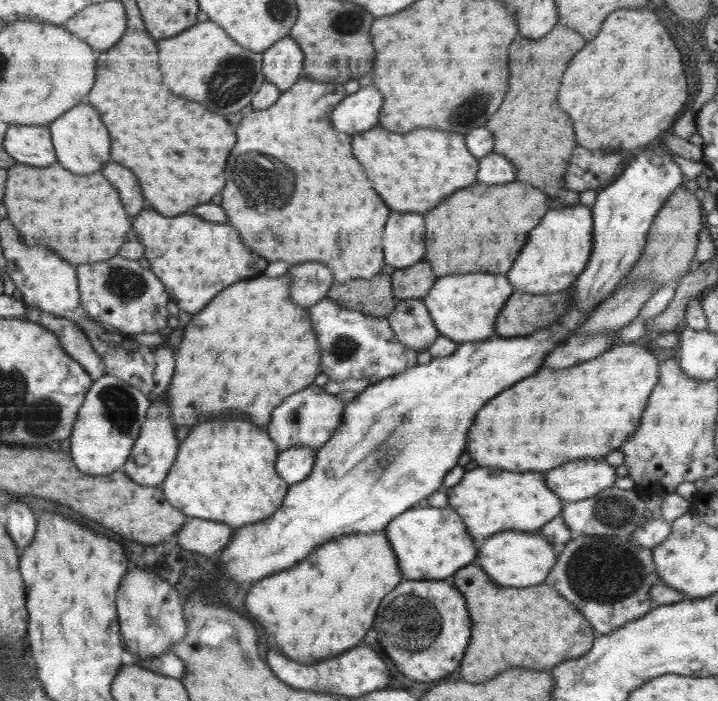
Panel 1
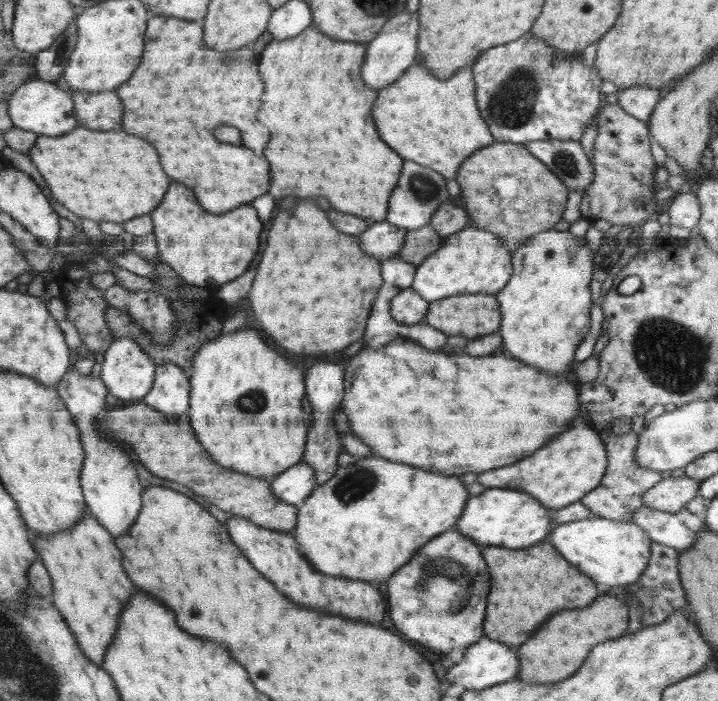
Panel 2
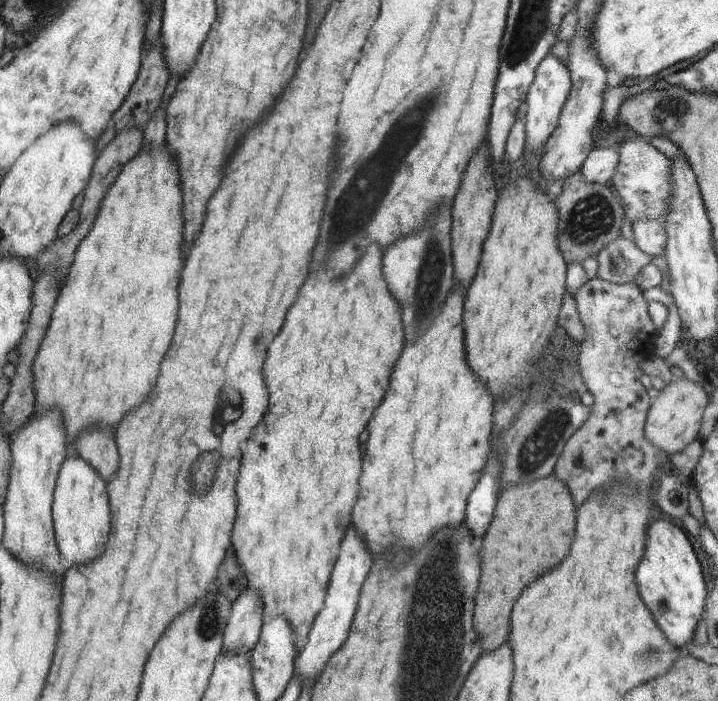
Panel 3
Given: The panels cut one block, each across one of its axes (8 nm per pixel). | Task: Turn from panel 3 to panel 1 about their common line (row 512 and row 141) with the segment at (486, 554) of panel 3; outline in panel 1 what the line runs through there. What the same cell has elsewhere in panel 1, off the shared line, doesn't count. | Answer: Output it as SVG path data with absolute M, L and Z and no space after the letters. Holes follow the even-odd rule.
M554 26L554 30L542 40L524 40L516 36L516 40L510 44L510 78L512 76L520 78L512 80L504 104L486 124L486 128L494 134L496 142L494 152L506 156L516 166L516 180L528 182L546 193L550 209L561 209L579 203L579 193L565 189L563 185L568 160L576 146L574 142L576 138L570 118L556 104L556 92L560 86L560 78L568 68L568 62L584 44L586 44L584 38L566 26ZM534 72L536 72L536 94L532 96Z

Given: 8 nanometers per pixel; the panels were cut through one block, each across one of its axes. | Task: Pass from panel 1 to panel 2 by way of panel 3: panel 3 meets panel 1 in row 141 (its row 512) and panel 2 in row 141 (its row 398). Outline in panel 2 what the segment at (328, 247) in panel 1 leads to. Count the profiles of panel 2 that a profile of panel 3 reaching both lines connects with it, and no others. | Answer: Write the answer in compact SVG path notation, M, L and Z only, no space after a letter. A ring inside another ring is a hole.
M311 25L298 36L272 40L265 47L258 66L264 94L256 116L270 130L270 140L264 148L272 176L268 194L274 198L322 196L332 208L336 204L340 212L350 212L372 223L384 222L388 200L400 178L402 158L378 138L370 116L378 92L370 90L358 74L366 56L366 43L334 40Z

